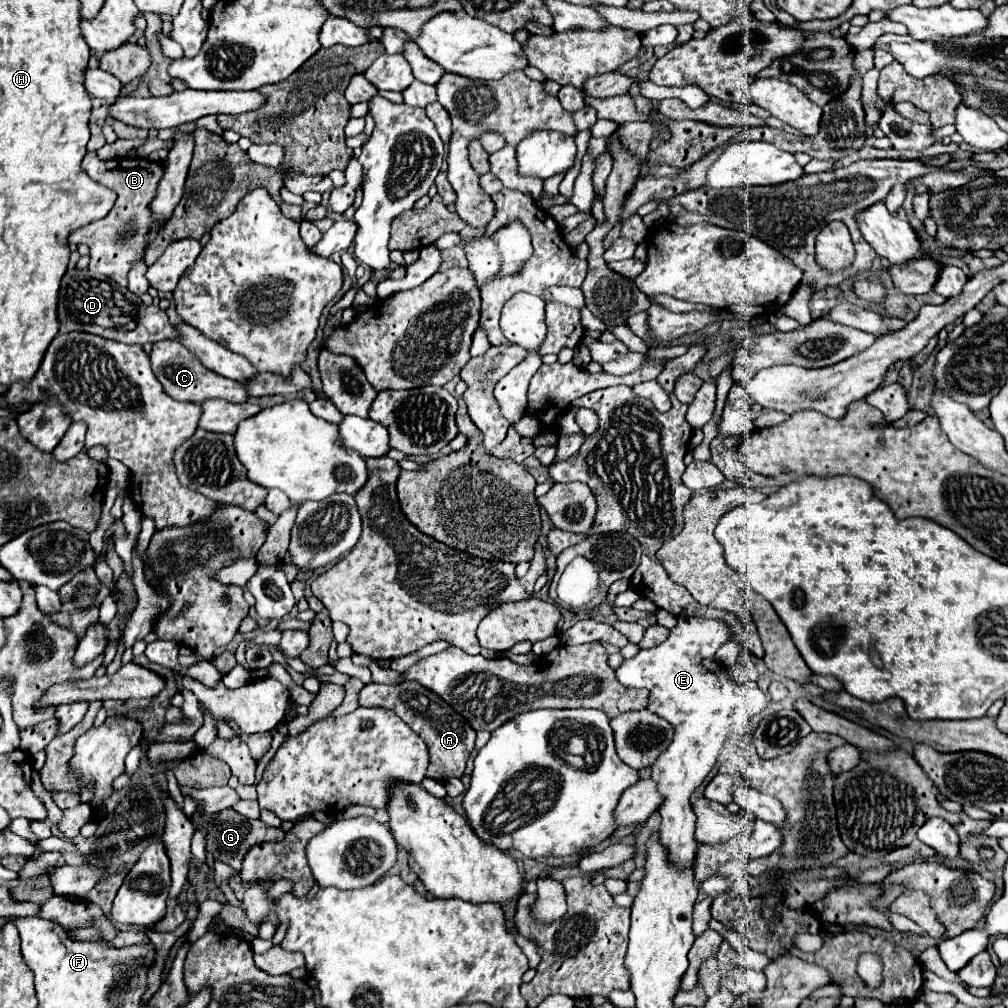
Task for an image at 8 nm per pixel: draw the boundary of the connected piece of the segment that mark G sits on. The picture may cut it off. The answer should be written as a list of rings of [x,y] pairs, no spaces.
[[[225,809],[209,827],[209,835],[207,835],[207,851],[211,851],[215,855],[215,859],[225,861],[227,865],[231,865],[231,869],[239,871],[245,853],[259,843],[265,841],[281,841],[285,837],[283,829],[275,829],[275,827],[267,827],[261,819],[247,819],[247,817],[239,817],[239,813],[235,813],[233,809]]]

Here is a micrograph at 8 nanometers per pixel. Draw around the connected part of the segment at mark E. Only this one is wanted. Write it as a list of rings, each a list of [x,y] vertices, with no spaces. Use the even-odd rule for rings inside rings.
[[[679,617],[677,619],[677,627],[671,631],[669,639],[653,649],[641,649],[637,657],[627,659],[617,671],[617,679],[625,685],[625,687],[645,687],[649,689],[649,711],[667,719],[673,729],[673,743],[659,755],[659,759],[655,761],[655,765],[651,767],[651,779],[655,783],[659,783],[659,791],[663,793],[665,801],[659,807],[659,813],[663,817],[661,825],[659,825],[659,841],[667,853],[667,859],[679,869],[693,869],[695,865],[695,851],[697,851],[697,841],[693,837],[693,829],[695,829],[695,813],[691,809],[689,797],[691,793],[703,783],[703,779],[709,775],[709,771],[713,769],[721,749],[725,747],[727,739],[735,733],[735,737],[743,737],[747,735],[747,729],[751,725],[751,717],[759,715],[765,711],[767,707],[767,697],[761,693],[761,689],[753,683],[751,685],[743,685],[743,683],[735,683],[729,681],[725,675],[725,667],[719,665],[713,655],[715,651],[727,643],[731,637],[729,627],[721,621],[715,619],[693,619],[693,617]]]

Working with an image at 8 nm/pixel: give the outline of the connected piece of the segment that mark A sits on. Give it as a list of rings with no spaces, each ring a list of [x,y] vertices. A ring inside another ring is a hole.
[[[405,681],[401,685],[365,685],[359,691],[359,705],[363,707],[383,707],[395,711],[395,715],[405,721],[429,747],[429,767],[427,777],[435,781],[445,781],[449,777],[463,777],[467,759],[475,749],[475,731],[471,725],[439,695],[415,681]]]

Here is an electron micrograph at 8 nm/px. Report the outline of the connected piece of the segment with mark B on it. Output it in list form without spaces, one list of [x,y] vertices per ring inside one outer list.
[[[89,151],[83,159],[83,169],[97,183],[111,187],[117,193],[117,201],[105,219],[73,231],[69,237],[69,243],[89,245],[91,249],[89,269],[105,277],[111,277],[121,287],[127,287],[127,273],[137,261],[141,261],[145,247],[147,247],[145,237],[147,237],[147,227],[151,227],[151,207],[149,205],[151,205],[151,199],[155,197],[159,179],[163,177],[163,165],[140,158],[123,159],[121,157],[121,159],[101,161],[95,151]]]

